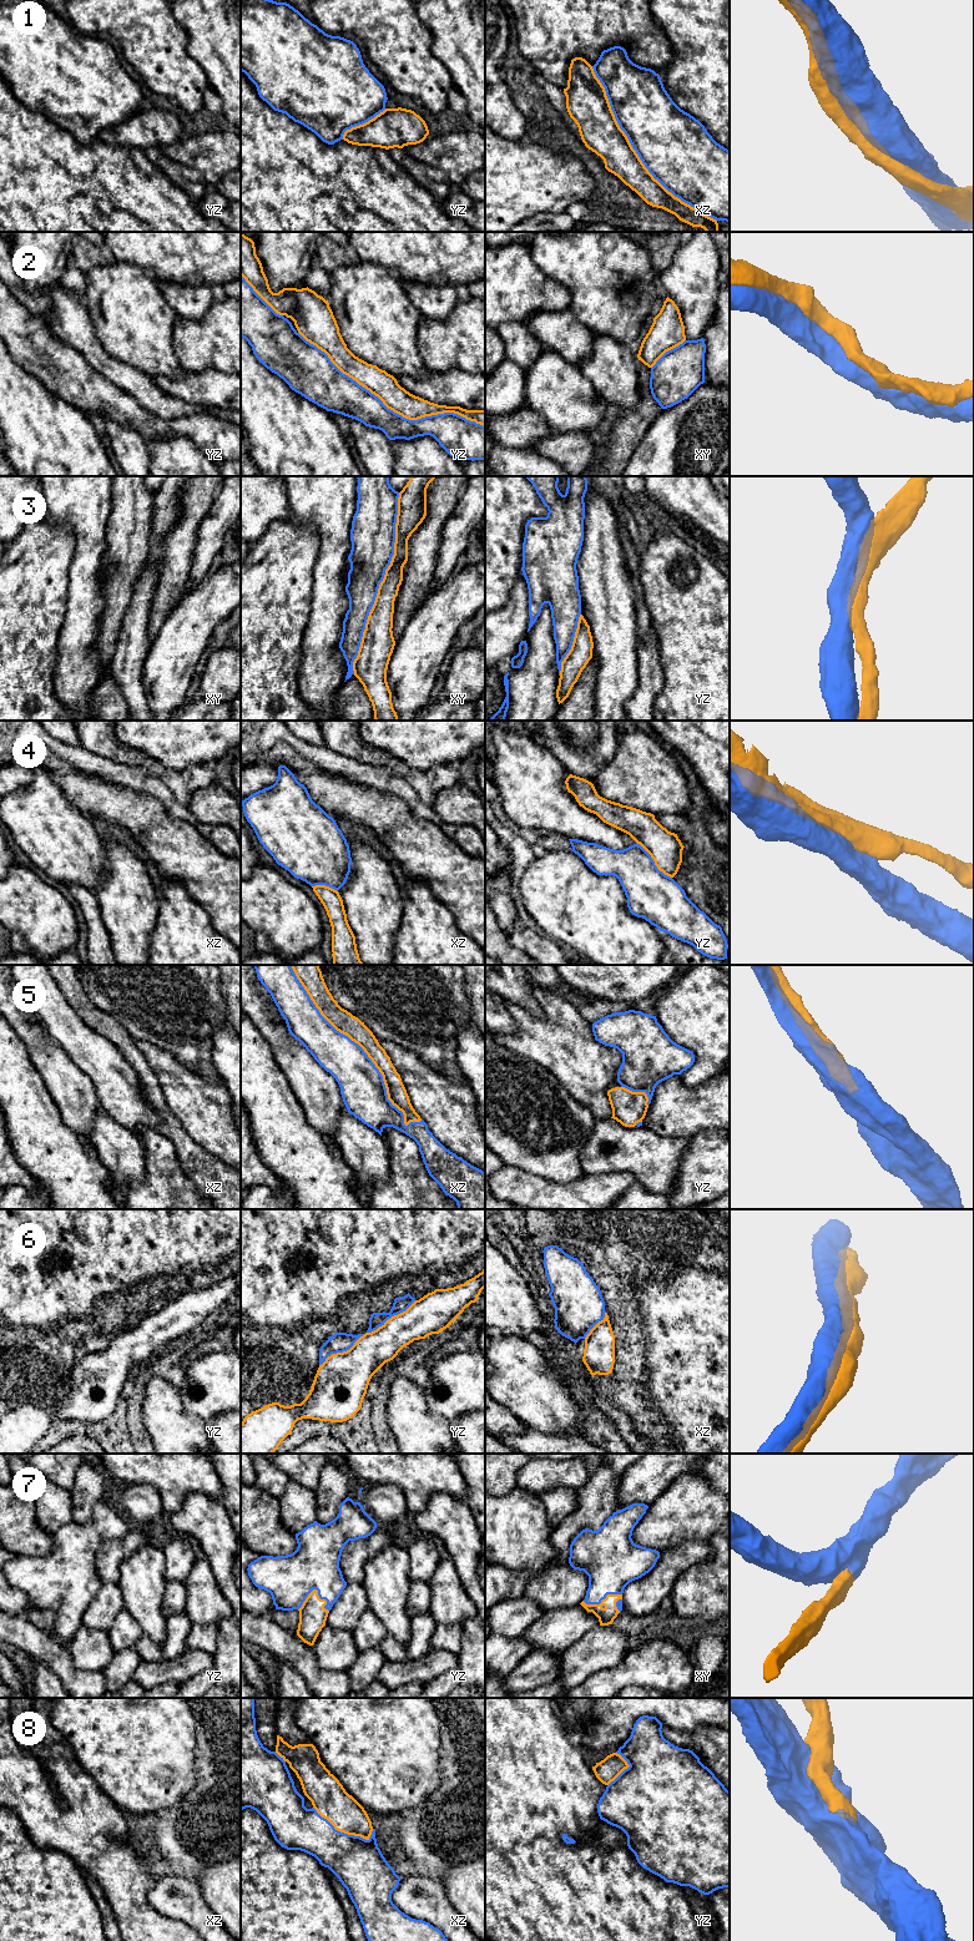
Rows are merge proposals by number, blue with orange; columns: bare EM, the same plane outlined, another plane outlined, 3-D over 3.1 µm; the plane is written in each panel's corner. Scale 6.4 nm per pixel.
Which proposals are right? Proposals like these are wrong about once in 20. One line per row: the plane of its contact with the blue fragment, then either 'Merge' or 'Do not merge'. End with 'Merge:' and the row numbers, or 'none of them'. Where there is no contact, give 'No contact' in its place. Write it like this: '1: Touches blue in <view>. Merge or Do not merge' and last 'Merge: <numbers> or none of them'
1: Touches blue in xz. Merge
2: Touches blue in yz. Merge
3: Touches blue in xy. Merge
4: Touches blue in yz. Merge
5: Touches blue in xz. Merge
6: Touches blue in yz. Merge
7: Touches blue in yz. Merge
8: Touches blue in xz. Merge
Merge: 1, 2, 3, 4, 5, 6, 7, 8

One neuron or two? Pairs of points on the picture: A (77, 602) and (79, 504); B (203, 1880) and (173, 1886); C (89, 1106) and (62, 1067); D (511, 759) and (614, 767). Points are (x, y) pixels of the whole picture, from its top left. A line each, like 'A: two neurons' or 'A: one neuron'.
A: one neuron
B: two neurons
C: one neuron
D: two neurons

